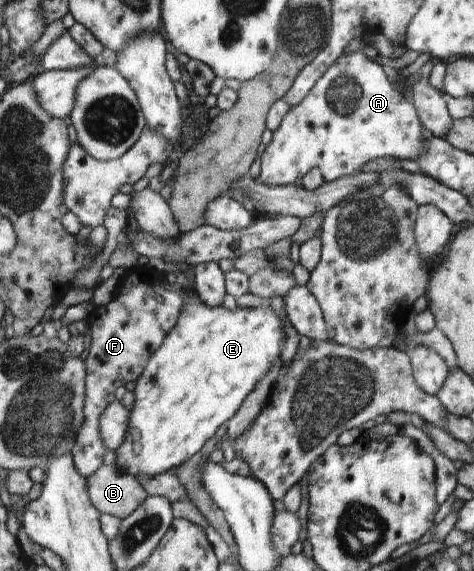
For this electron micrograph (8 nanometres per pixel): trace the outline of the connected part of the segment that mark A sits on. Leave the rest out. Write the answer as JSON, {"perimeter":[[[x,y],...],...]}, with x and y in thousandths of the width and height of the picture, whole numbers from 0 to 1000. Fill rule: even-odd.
{"perimeter":[[[755,88],[743,91],[736,96],[717,96],[696,117],[690,119],[688,128],[662,147],[662,152],[654,156],[654,163],[610,193],[610,198],[601,201],[599,212],[593,215],[591,226],[576,231],[576,240],[572,249],[561,256],[561,264],[551,268],[553,275],[549,278],[549,306],[546,313],[553,320],[570,326],[599,326],[608,322],[618,322],[624,313],[633,313],[652,303],[652,298],[660,298],[662,292],[675,296],[679,310],[686,319],[709,317],[719,310],[730,310],[730,306],[751,306],[764,299],[764,292],[793,278],[793,275],[831,275],[831,278],[867,278],[882,280],[888,271],[897,268],[899,243],[903,242],[903,229],[899,229],[895,219],[890,219],[888,207],[880,200],[880,189],[867,179],[859,165],[846,159],[838,152],[838,147],[825,144],[810,124],[808,116],[800,114],[793,103],[783,102],[783,93],[778,89]]]}

